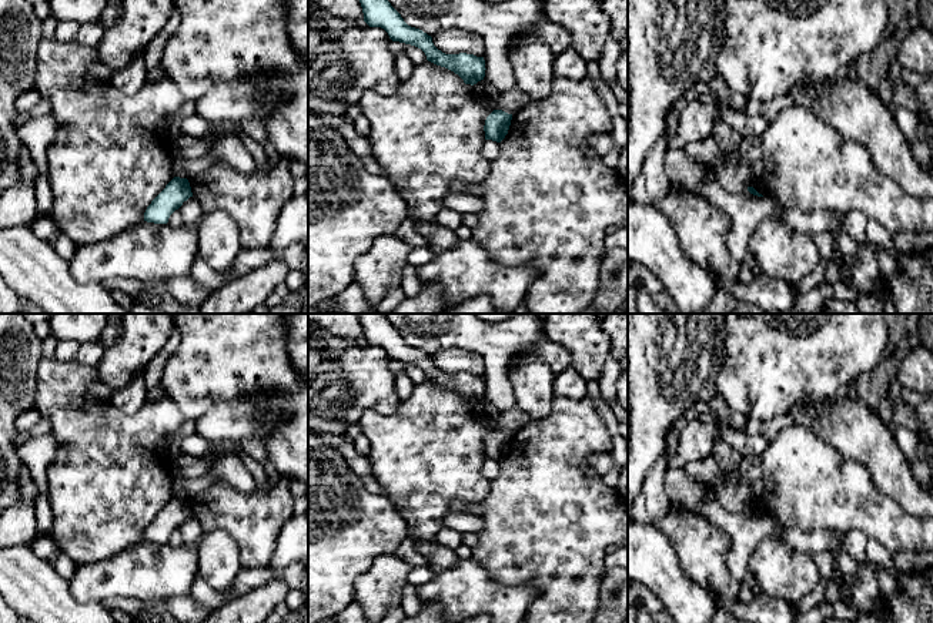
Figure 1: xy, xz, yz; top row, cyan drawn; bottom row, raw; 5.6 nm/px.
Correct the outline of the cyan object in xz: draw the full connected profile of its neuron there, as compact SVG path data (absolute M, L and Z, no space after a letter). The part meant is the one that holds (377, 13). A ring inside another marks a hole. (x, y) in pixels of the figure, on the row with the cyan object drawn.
M360 0L364 21L369 27L384 29L392 41L421 48L427 60L458 74L465 84L476 84L485 77L485 60L474 54L445 54L438 50L432 37L419 29L408 26L388 0Z

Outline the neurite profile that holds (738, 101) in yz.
M718 74L708 84L725 104L735 110L740 111L750 101L748 97L730 91Z

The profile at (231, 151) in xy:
M228 135L221 138L204 157L173 160L174 177L193 178L203 174L211 165L223 163L241 174L253 174L257 170L253 155L245 148L241 137Z

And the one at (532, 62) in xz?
M541 40L509 41L506 56L514 68L515 84L532 100L544 100L552 91L554 53Z

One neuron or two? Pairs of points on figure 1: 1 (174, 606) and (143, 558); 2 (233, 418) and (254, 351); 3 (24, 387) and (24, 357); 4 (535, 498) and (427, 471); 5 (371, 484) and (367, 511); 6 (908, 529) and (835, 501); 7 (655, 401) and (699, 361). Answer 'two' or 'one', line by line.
1: two
2: two
3: one
4: two
5: two
6: one
7: one

